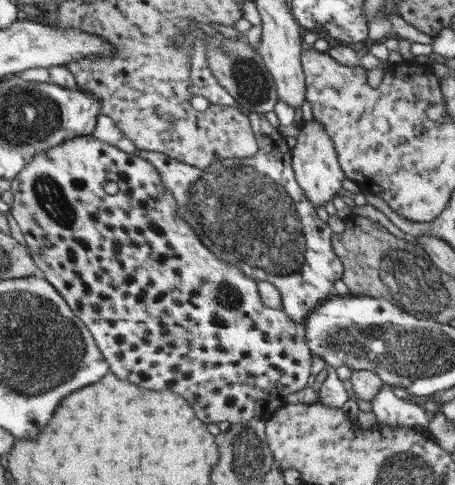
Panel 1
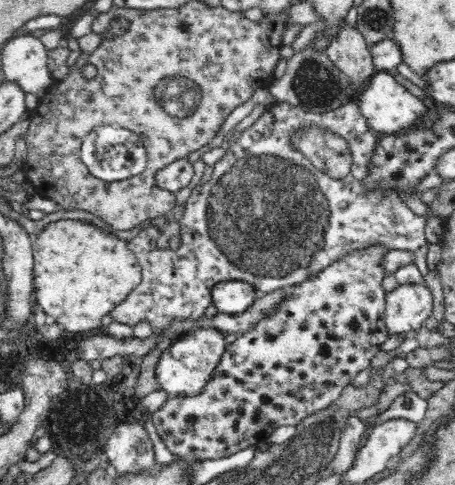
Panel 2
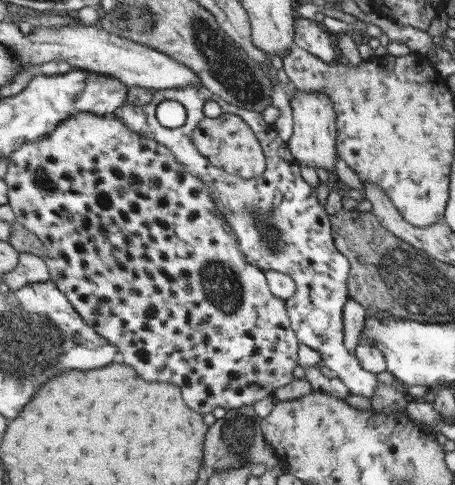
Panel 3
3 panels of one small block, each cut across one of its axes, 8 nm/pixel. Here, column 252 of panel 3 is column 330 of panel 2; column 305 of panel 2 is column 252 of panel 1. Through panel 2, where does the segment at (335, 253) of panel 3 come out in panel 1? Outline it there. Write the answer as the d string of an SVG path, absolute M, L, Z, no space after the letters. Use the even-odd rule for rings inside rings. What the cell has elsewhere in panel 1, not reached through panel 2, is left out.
M251 110L247 114L253 122L257 142L261 144L261 150L257 152L257 156L253 156L253 158L219 158L207 170L189 166L187 162L171 158L169 154L137 148L133 144L133 140L125 138L125 134L117 128L117 124L109 116L99 118L93 138L101 140L109 146L125 150L133 158L145 158L147 162L153 162L157 172L161 172L165 186L171 190L171 194L179 202L179 208L177 208L179 216L193 226L193 230L199 234L199 240L209 250L213 250L213 254L217 254L217 258L221 258L223 262L229 262L229 266L239 266L255 282L275 284L279 288L279 292L283 294L283 304L285 304L283 310L291 318L295 318L299 322L299 326L303 326L301 322L305 322L307 316L319 304L323 304L325 300L335 296L333 286L337 280L345 278L345 262L337 254L337 248L333 248L333 230L329 228L329 224L325 224L319 218L317 206L307 198L305 190L297 182L297 172L293 170L293 152L295 150L289 148L289 140L275 126L271 126L271 122L265 118L267 112Z

